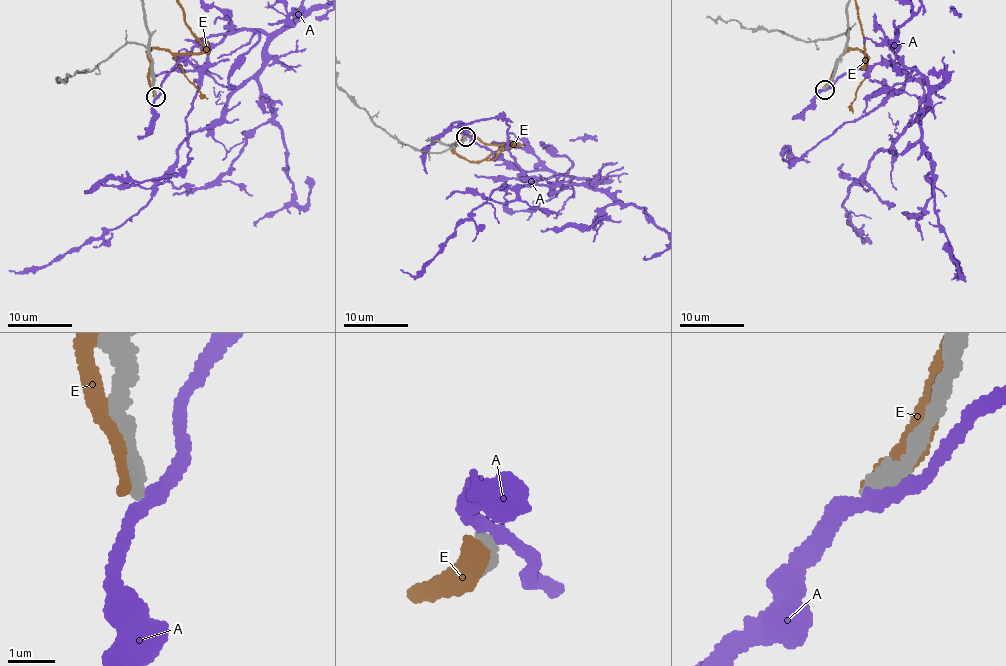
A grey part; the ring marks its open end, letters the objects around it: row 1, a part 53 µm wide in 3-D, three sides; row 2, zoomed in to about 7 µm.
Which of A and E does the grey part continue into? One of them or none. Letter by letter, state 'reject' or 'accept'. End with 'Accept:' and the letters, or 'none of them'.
A: reject
E: reject
Accept: none of them

